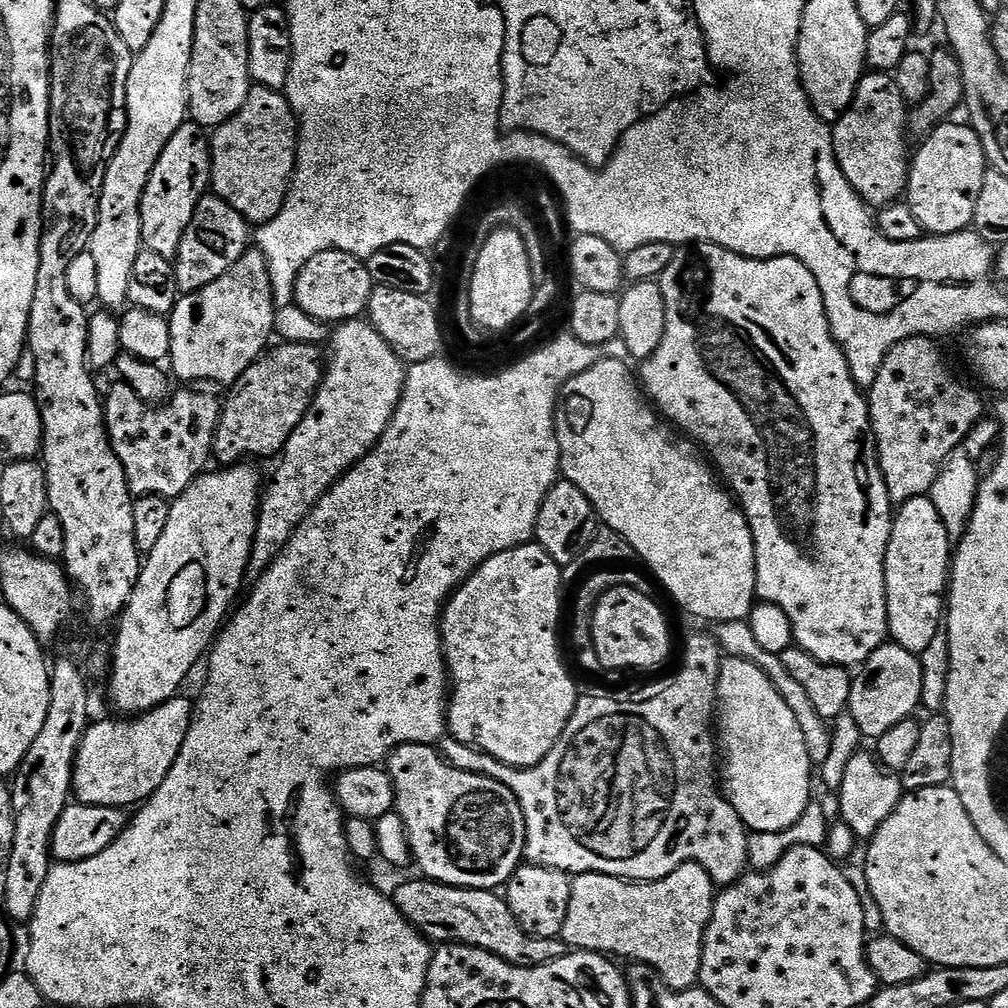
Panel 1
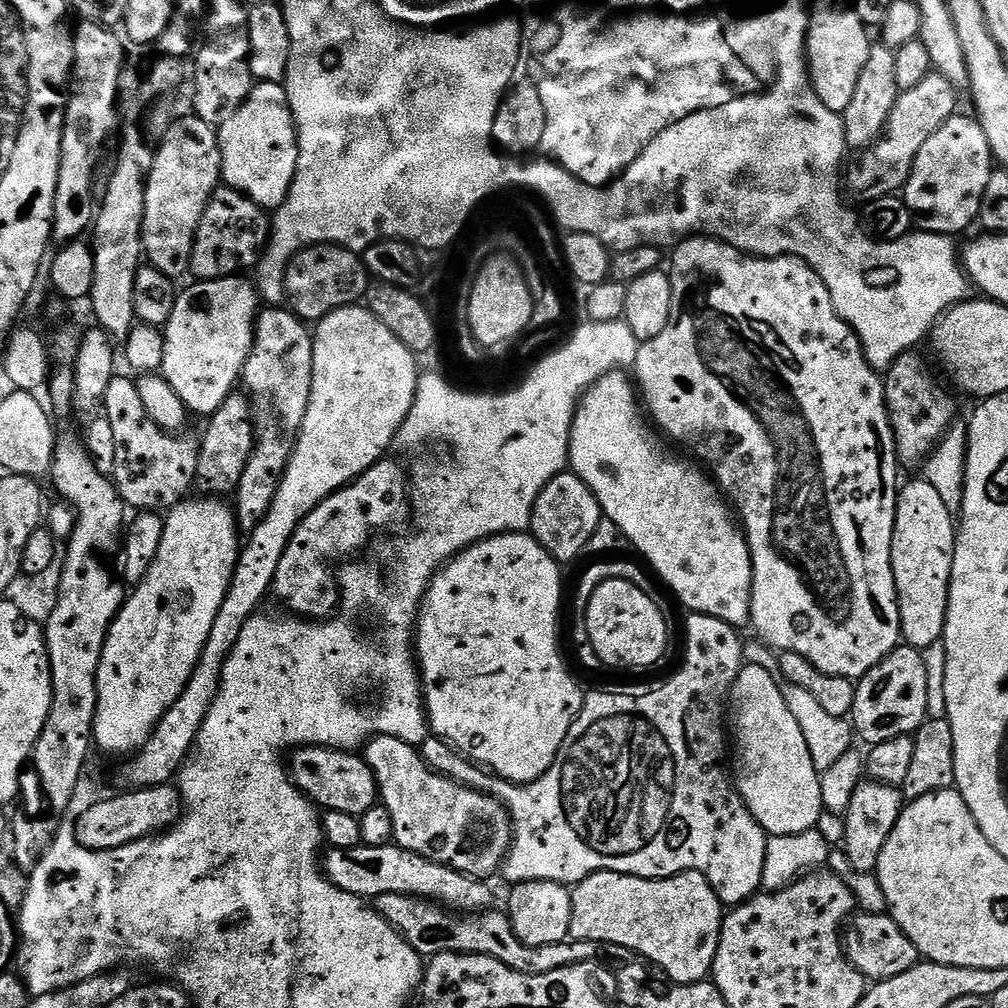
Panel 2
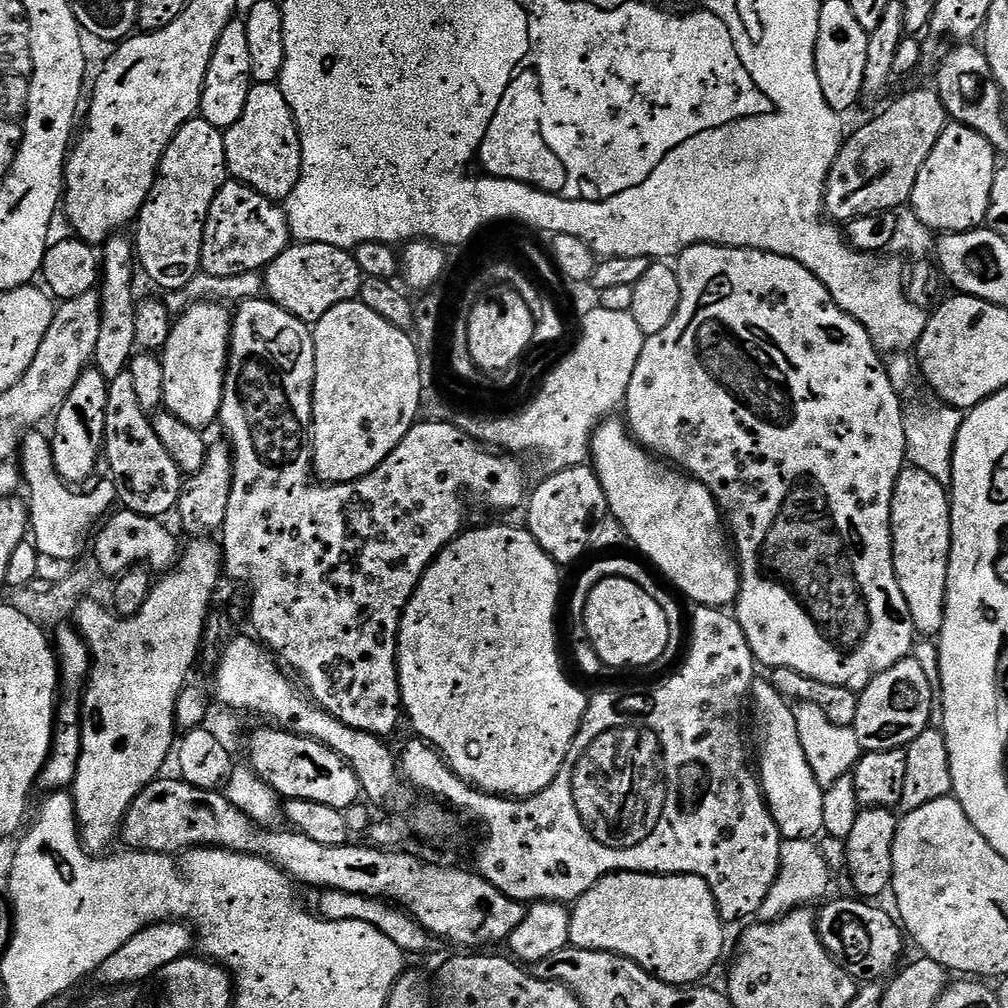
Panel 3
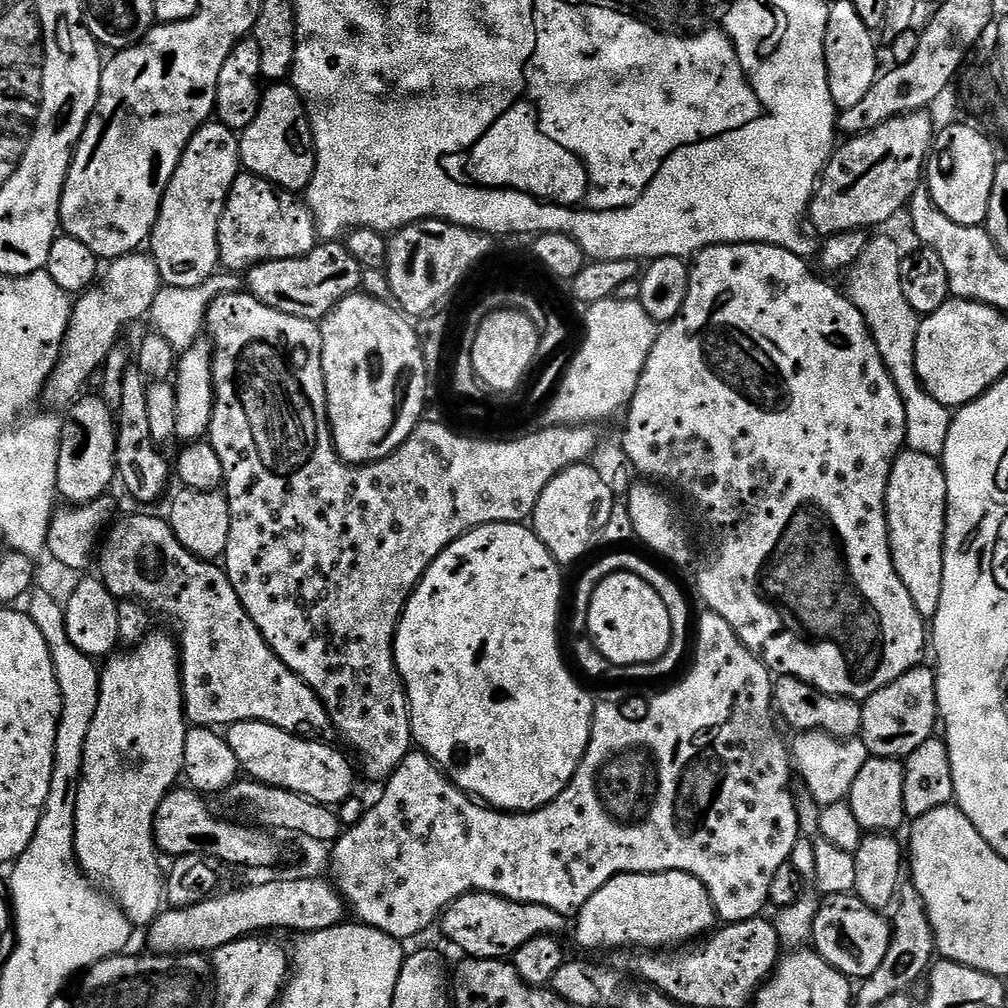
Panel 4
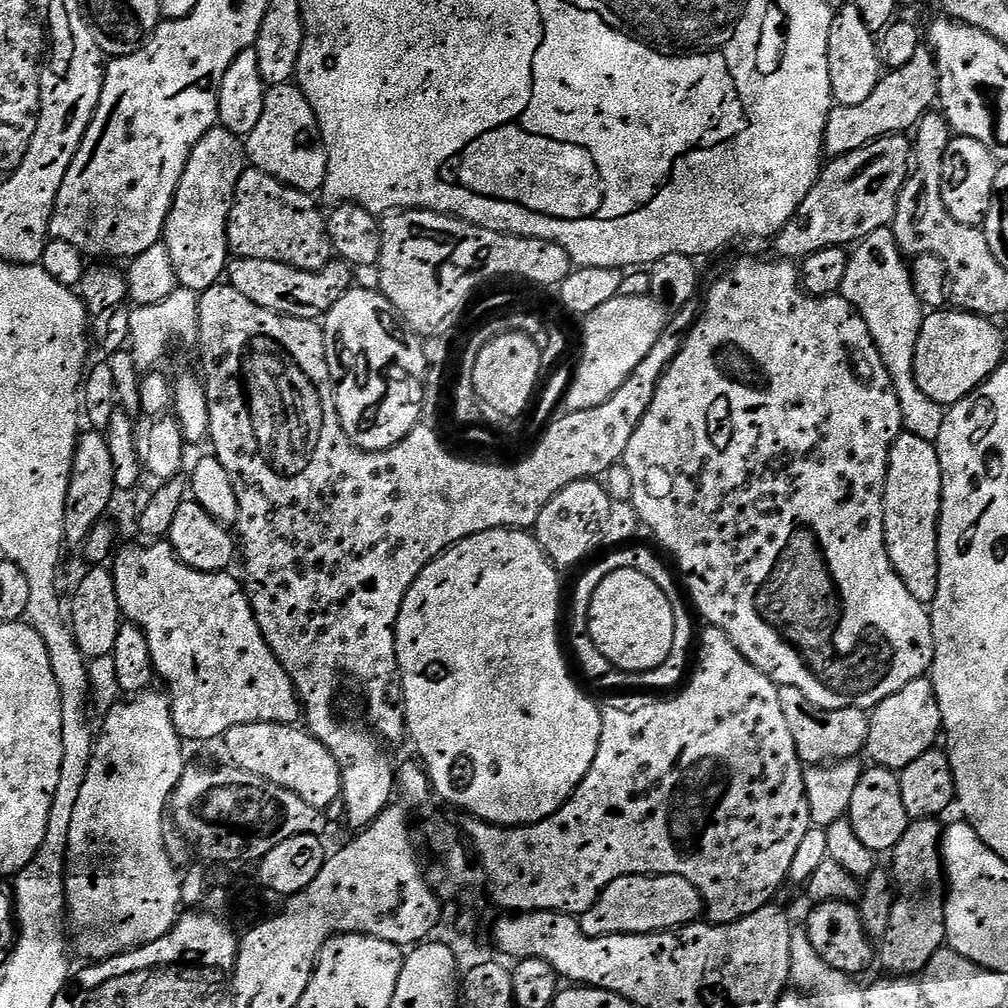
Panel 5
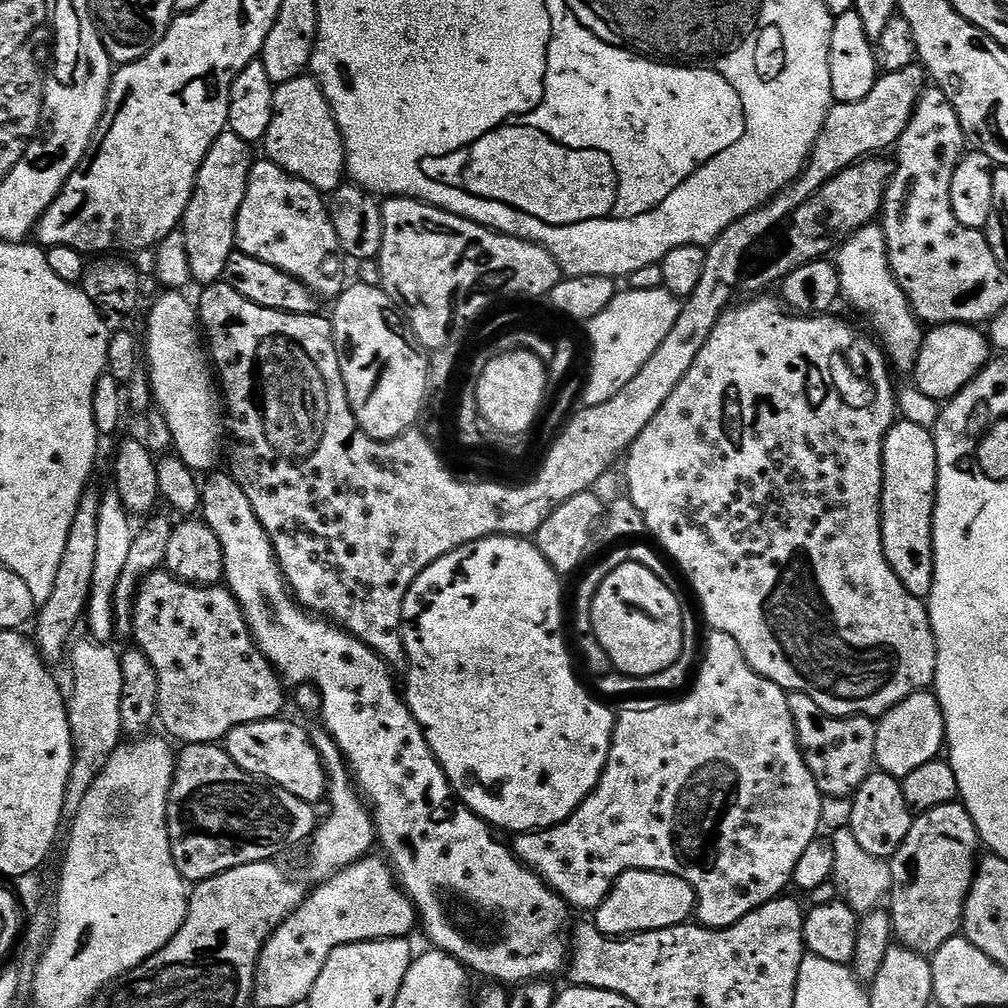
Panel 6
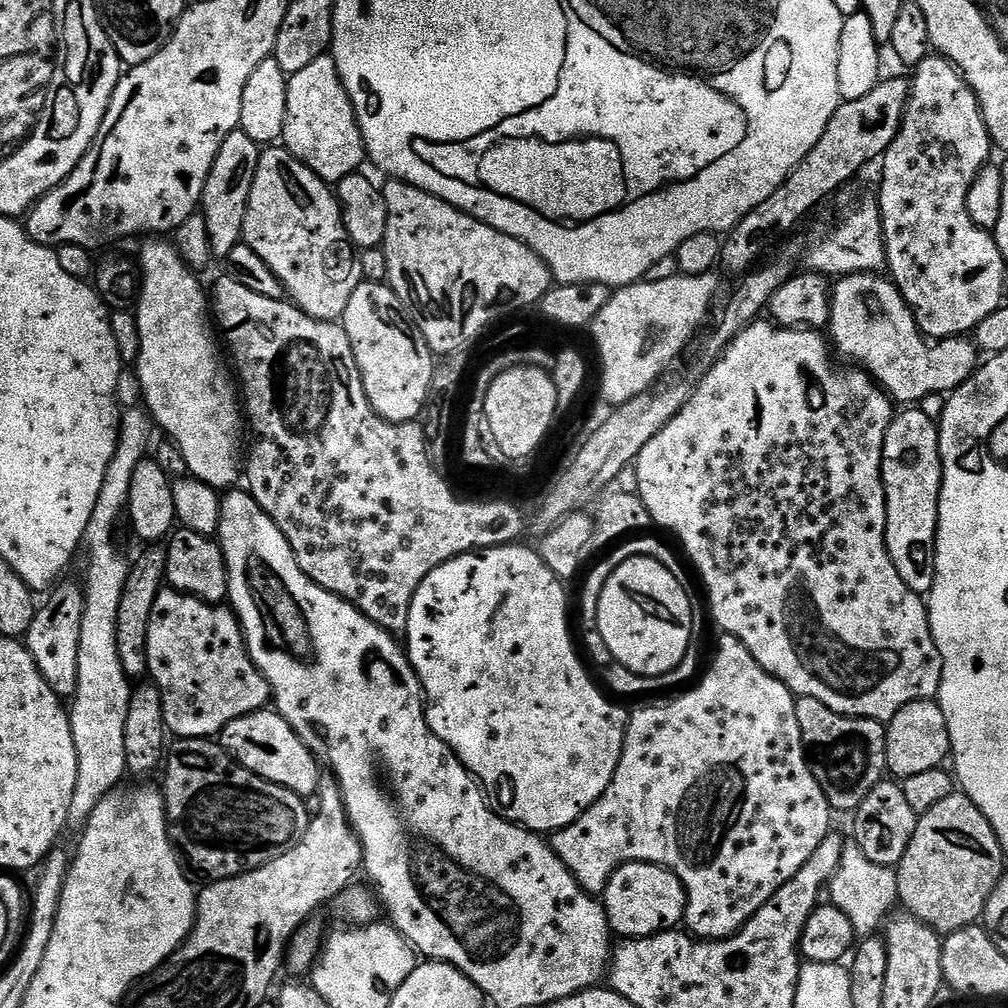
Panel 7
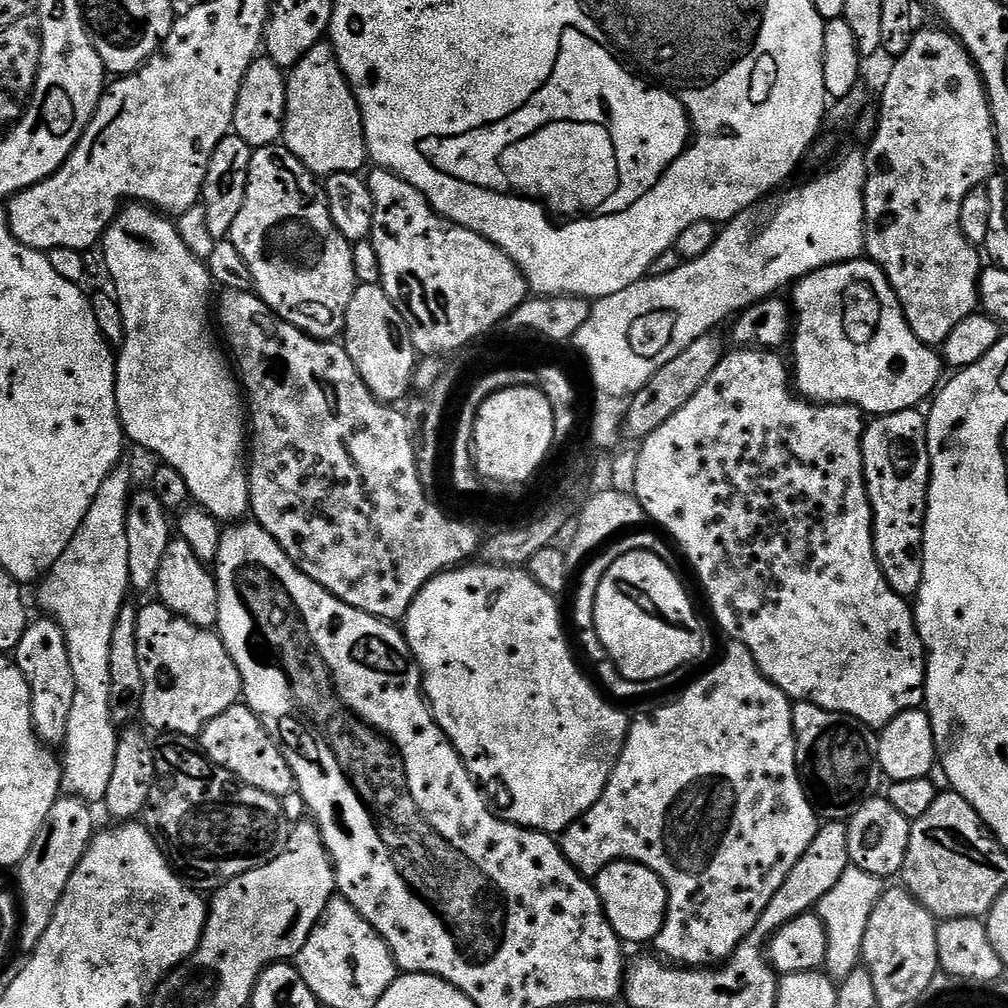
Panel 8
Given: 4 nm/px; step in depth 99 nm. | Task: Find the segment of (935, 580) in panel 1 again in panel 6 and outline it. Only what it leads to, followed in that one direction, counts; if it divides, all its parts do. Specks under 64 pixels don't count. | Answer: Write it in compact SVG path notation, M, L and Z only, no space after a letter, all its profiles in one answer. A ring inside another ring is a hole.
M900 418L884 439L884 485L880 495L880 525L882 546L894 574L906 586L911 596L926 598L934 586L934 546L932 545L932 519L936 505L938 482L938 454L936 437L929 429L914 426L914 422Z

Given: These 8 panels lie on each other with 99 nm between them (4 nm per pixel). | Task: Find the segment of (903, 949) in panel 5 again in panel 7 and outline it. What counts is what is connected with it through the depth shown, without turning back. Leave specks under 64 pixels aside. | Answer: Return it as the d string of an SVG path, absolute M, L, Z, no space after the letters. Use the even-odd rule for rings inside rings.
M953 794L942 798L938 806L930 806L930 810L926 810L917 819L912 835L904 845L904 853L895 865L895 895L899 903L904 903L912 911L913 921L919 922L936 934L965 931L969 926L975 925L972 924L975 920L977 923L981 919L984 902L1001 878L1001 857L997 848L992 828L984 821L983 814L968 801L967 796Z

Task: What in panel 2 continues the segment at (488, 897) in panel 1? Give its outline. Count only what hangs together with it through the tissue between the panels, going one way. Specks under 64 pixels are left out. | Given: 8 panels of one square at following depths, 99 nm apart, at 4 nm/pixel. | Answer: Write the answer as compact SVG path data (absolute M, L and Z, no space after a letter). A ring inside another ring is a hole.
M382 894L375 897L376 912L400 935L411 948L422 958L431 958L438 954L462 954L463 956L489 956L518 974L550 974L554 970L569 968L587 960L596 960L597 945L589 940L554 942L553 945L531 948L519 940L514 926L503 911L489 910L483 914L457 914L430 900L419 900L416 896L402 894Z

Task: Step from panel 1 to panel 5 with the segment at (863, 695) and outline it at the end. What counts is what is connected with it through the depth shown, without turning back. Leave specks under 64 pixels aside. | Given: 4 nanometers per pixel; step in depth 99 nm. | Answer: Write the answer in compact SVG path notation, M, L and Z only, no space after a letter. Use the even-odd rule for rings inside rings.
M921 678L910 682L910 686L902 686L898 694L890 694L878 707L871 709L870 738L867 755L872 755L881 768L899 770L910 766L914 758L922 758L942 736L942 721L936 691L931 679Z

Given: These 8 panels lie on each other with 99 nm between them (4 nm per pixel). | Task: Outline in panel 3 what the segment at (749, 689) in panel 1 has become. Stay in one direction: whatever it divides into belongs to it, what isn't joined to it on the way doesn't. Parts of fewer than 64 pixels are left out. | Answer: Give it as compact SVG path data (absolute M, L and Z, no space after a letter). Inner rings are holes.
M760 678L753 683L750 700L753 705L756 703L765 736L764 749L760 752L760 768L758 764L758 779L780 835L784 840L816 840L824 832L822 804L825 789L807 761L793 705L768 678Z

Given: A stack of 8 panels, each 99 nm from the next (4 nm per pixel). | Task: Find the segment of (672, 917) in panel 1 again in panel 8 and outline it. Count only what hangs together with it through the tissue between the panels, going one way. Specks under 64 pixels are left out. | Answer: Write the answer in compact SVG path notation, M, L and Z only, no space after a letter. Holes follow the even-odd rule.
M616 860L595 873L596 893L604 907L610 926L625 945L648 944L665 928L670 916L668 887L650 870L632 860Z

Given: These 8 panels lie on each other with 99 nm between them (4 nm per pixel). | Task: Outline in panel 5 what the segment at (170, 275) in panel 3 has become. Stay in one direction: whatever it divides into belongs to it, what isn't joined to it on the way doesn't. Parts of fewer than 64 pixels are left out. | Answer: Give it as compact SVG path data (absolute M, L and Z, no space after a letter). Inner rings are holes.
M223 126L210 129L198 146L194 146L178 182L162 237L162 243L170 250L170 262L174 262L179 287L199 294L225 279L230 261L228 219L245 167L245 141Z

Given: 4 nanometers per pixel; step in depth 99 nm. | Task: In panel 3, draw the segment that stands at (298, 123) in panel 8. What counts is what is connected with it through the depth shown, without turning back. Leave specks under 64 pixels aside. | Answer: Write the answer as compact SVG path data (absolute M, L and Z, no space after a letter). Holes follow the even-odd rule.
M253 83L242 118L224 132L228 175L277 202L287 200L298 186L302 170L300 131L279 83Z

